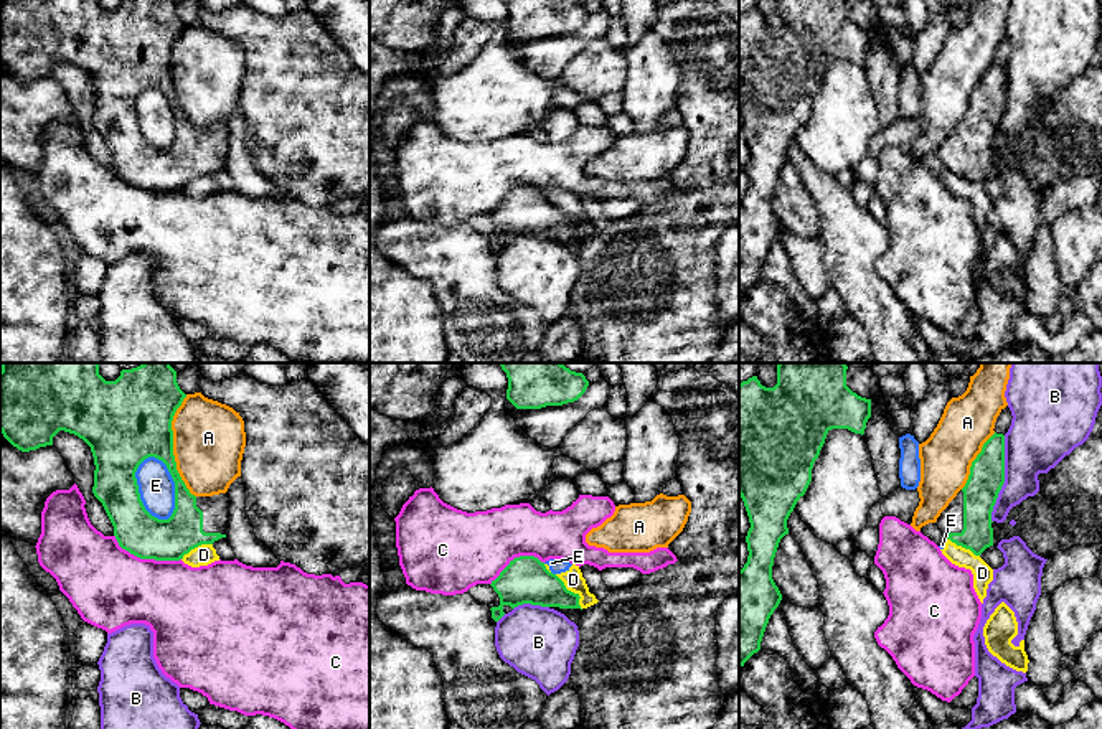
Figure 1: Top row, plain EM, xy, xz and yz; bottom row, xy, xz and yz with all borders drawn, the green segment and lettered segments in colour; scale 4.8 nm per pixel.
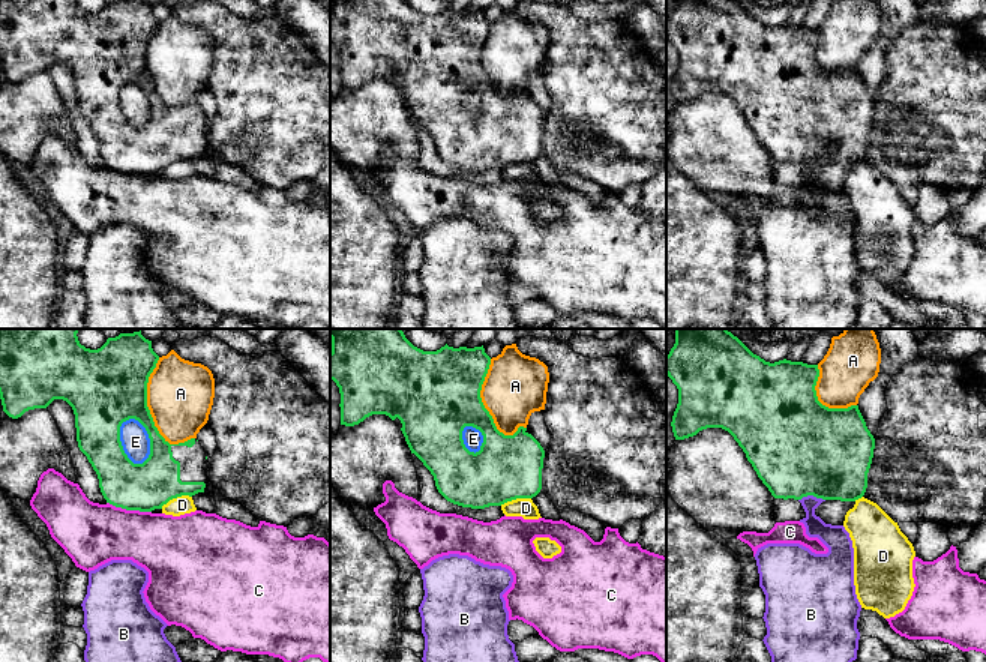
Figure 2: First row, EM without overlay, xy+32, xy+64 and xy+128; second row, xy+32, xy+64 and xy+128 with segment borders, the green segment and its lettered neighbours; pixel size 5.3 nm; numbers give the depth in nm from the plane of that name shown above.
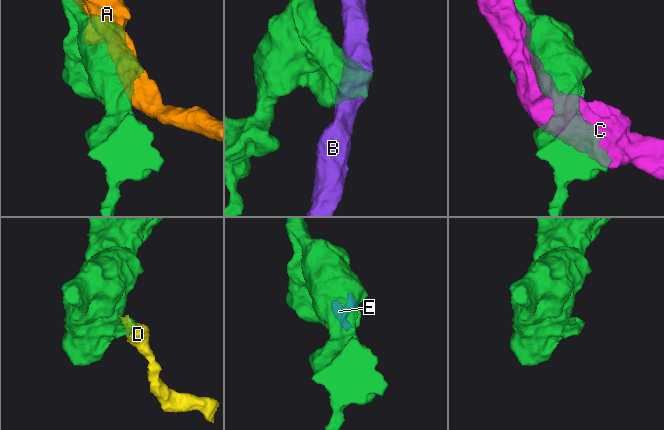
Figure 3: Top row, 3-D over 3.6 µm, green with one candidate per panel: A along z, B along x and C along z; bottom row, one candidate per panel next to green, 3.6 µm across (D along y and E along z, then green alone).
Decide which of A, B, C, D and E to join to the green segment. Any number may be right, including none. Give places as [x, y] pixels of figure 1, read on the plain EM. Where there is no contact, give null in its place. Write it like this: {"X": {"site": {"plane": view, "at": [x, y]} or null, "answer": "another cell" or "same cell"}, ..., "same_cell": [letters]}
{"A": {"site": {"plane": "xy", "at": [172, 76]}, "answer": "another cell"}, "B": {"site": {"plane": "yz", "at": [1003, 109]}, "answer": "another cell"}, "C": {"site": {"plane": "xy", "at": [145, 188]}, "answer": "another cell"}, "D": {"site": {"plane": "xz", "at": [573, 223]}, "answer": "another cell"}, "E": {"site": {"plane": "xy", "at": [175, 116]}, "answer": "another cell"}, "same_cell": []}

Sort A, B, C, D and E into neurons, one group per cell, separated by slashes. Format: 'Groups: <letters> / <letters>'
Groups: A / B / C / D E

